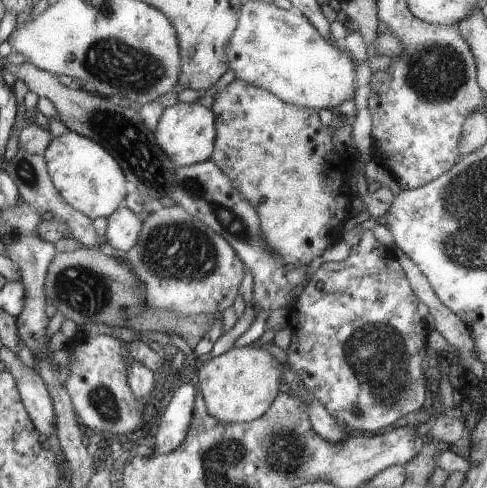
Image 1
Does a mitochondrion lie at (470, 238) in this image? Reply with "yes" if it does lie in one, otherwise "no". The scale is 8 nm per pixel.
yes

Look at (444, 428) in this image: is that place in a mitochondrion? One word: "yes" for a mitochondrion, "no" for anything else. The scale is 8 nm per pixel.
no

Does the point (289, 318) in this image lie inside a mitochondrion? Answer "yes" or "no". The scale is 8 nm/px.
no

